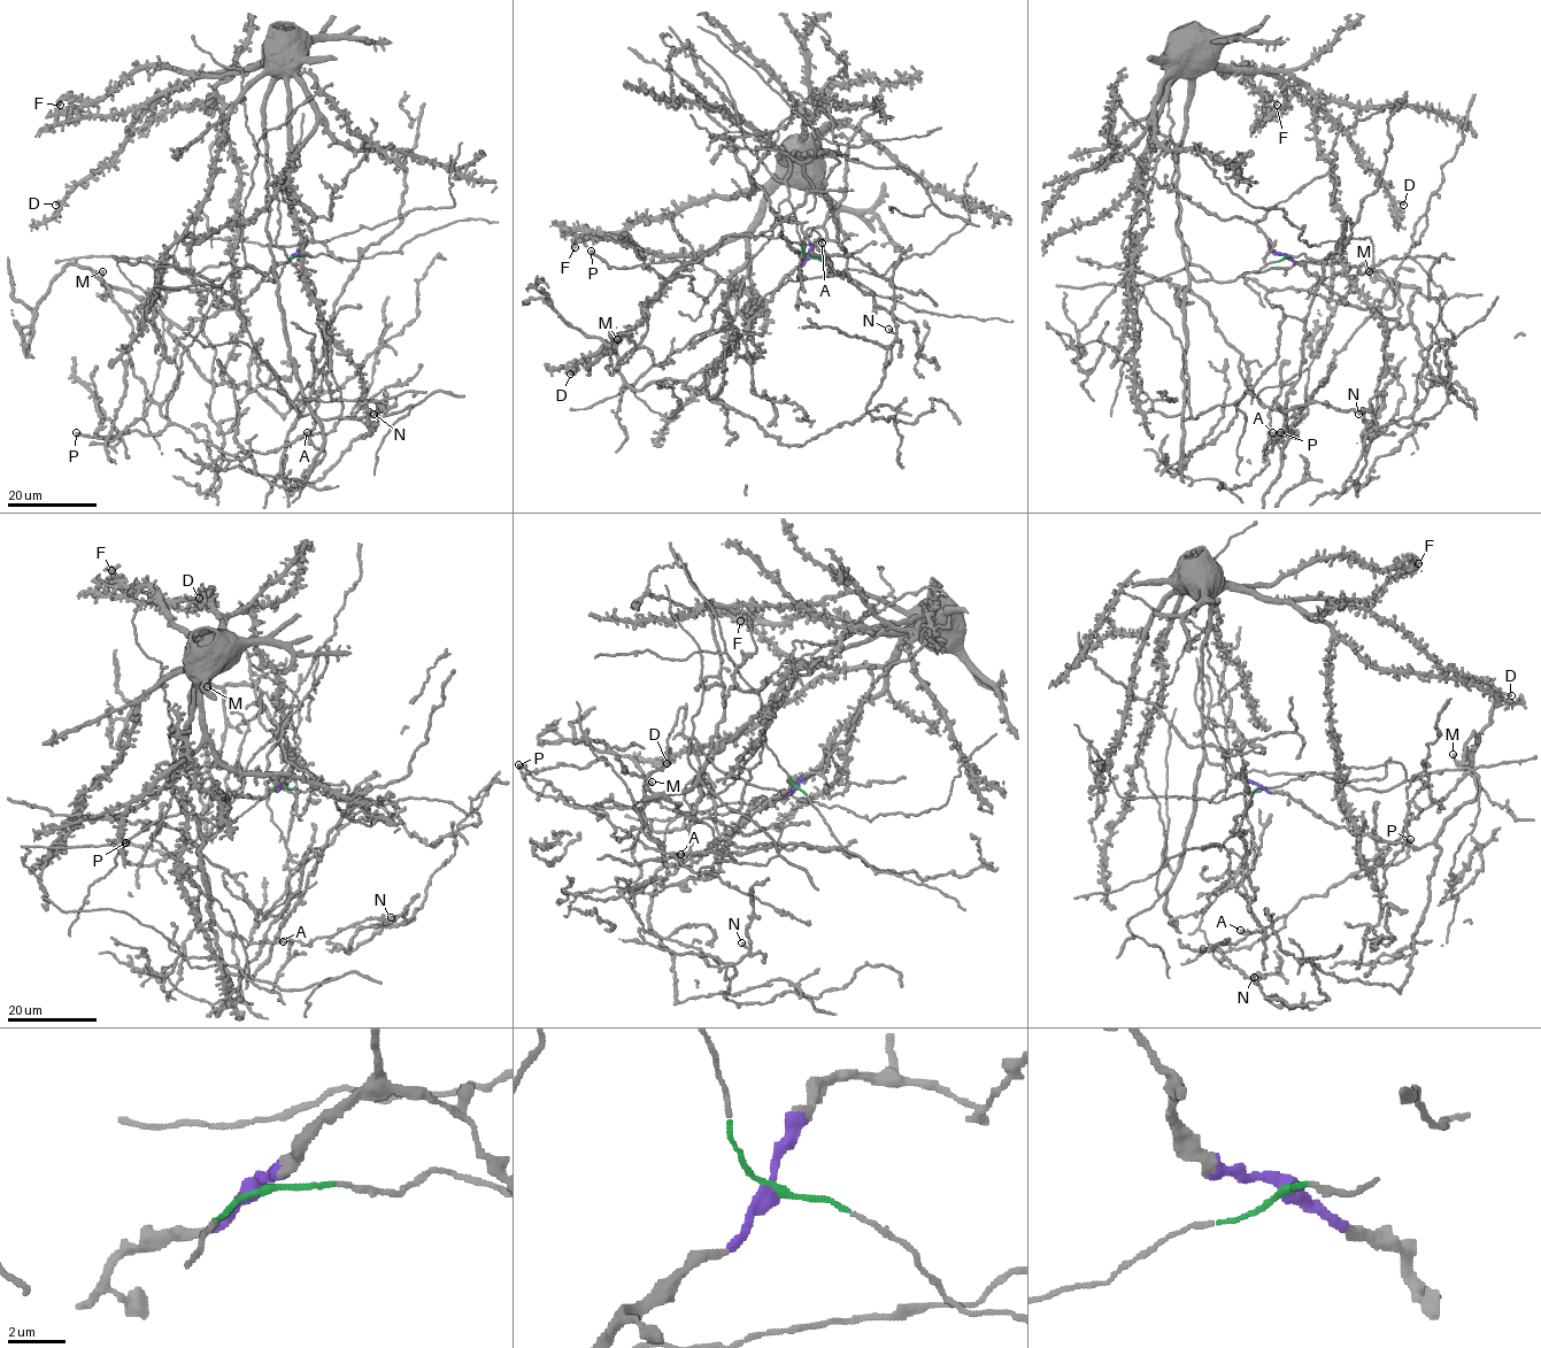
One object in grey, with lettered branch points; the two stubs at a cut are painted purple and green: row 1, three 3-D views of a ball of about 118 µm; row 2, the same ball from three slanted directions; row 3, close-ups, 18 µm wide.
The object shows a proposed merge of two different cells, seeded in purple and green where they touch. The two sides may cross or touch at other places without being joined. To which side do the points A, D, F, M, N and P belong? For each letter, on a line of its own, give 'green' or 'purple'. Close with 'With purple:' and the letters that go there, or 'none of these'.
A: purple
D: green
F: green
M: purple
N: purple
P: purple
With purple: A, M, N, P

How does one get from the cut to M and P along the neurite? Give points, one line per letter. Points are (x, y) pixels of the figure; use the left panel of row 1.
M: (293, 256), (276, 263), (230, 309), (222, 308), (185, 328), (130, 292), (102, 283), (102, 271)
P: (293, 256), (230, 309), (185, 328), (102, 283), (132, 326), (133, 374), (168, 423), (155, 433), (76, 432)

